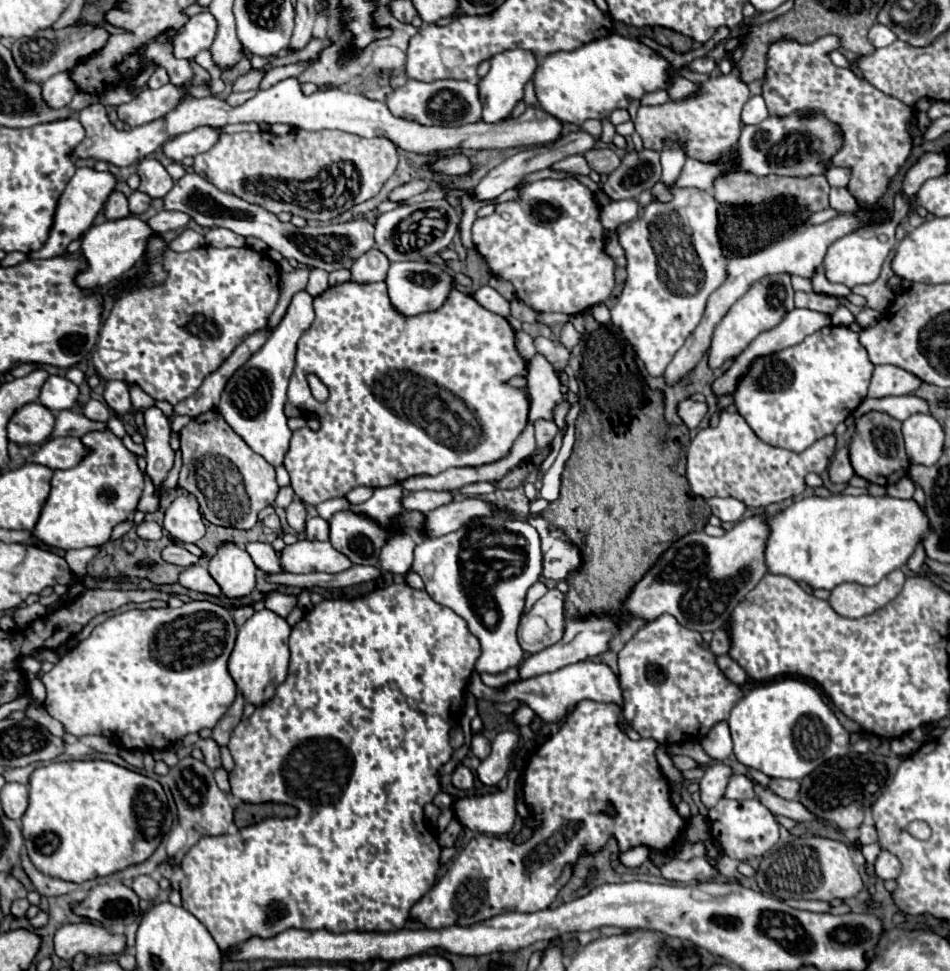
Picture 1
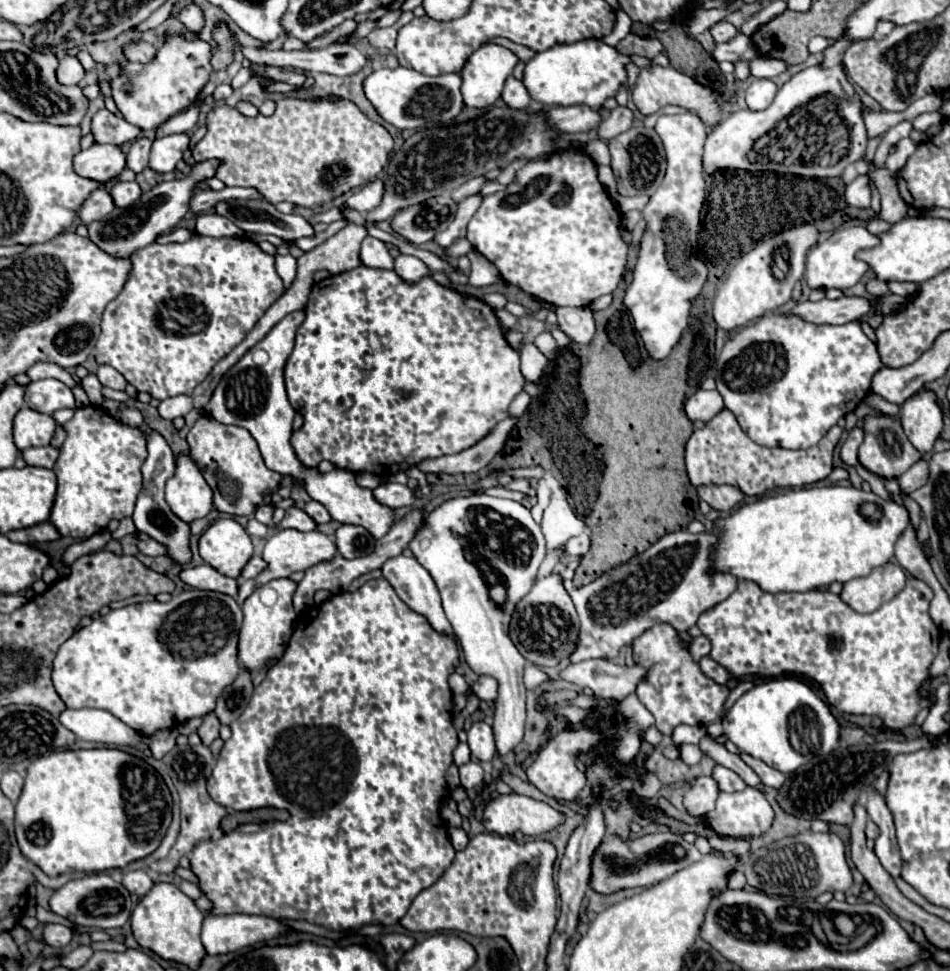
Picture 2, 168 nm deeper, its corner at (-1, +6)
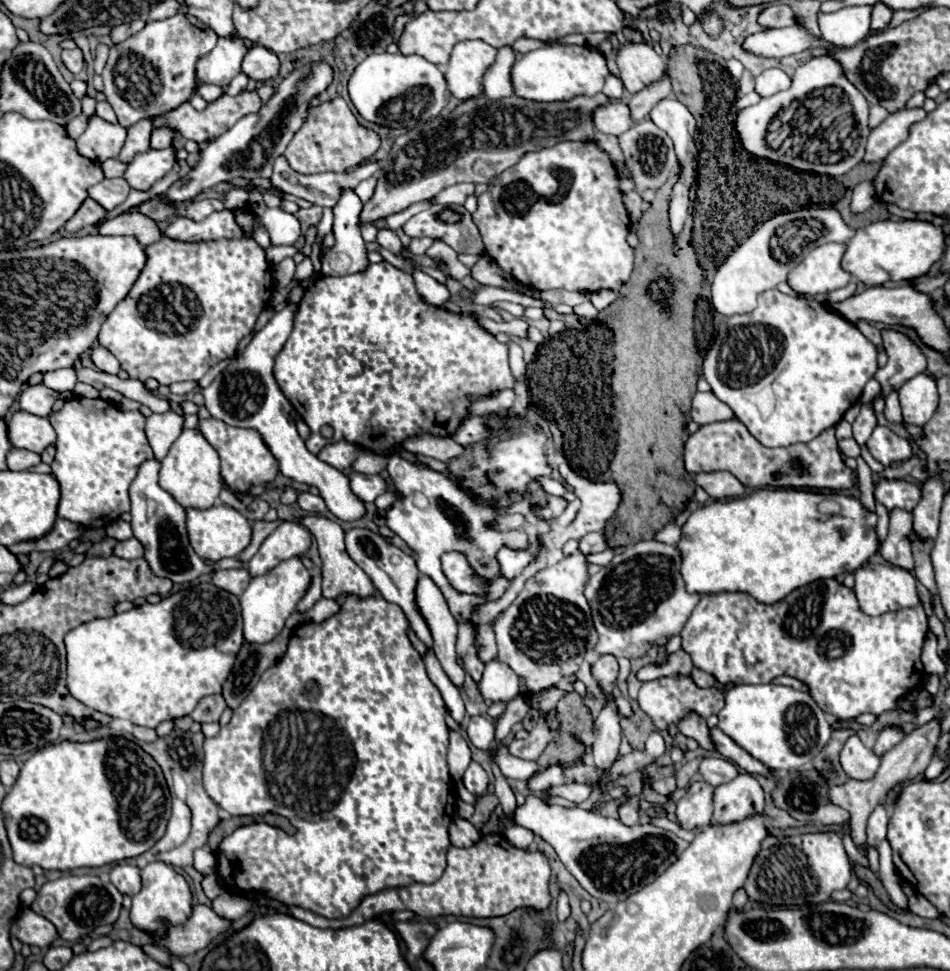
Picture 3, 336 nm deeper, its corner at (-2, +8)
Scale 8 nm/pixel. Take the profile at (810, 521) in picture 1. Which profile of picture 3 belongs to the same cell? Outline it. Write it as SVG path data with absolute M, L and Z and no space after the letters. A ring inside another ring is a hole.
M760 489L732 501L714 501L688 517L682 527L682 541L676 545L684 553L682 573L686 589L690 593L746 591L760 603L776 603L802 585L860 569L878 553L876 521L876 513L868 511L858 497L810 489Z

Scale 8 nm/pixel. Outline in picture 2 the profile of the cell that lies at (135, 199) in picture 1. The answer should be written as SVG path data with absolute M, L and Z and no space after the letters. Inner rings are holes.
M135 181L133 183L113 183L109 189L109 195L111 195L115 207L129 207L131 203L135 203L141 197L141 189Z

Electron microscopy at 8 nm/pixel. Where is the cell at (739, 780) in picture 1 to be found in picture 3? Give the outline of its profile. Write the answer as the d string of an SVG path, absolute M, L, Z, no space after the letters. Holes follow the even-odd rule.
M706 757L706 759L702 759L700 773L702 773L704 781L710 783L712 787L730 783L732 779L738 777L736 765L728 759L724 759L724 757Z

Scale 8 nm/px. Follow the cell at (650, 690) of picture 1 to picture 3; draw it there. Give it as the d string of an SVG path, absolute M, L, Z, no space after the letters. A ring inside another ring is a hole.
M670 675L670 677L660 677L654 681L642 683L642 689L638 693L638 703L650 715L656 729L666 729L670 723L680 723L690 713L696 713L704 719L710 715L716 715L724 707L724 693L718 691L716 687L702 689L692 681L692 677Z

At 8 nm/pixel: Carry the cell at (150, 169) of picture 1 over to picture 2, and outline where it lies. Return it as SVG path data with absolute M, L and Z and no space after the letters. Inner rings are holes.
M139 137L131 143L131 149L127 153L127 167L133 169L135 173L141 173L147 169L147 159L149 159L149 149L151 141L147 137Z

